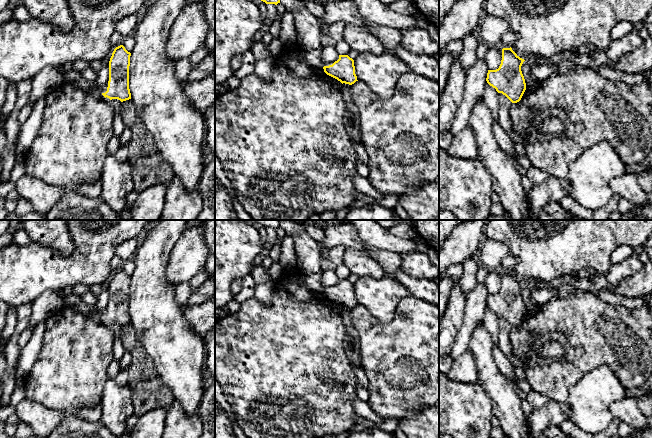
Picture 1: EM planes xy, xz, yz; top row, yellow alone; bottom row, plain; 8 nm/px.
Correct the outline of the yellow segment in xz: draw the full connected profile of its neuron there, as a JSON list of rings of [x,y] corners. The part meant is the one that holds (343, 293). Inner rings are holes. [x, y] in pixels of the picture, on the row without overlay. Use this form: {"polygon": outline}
{"polygon": [[[339,279],[339,283],[332,289],[324,290],[324,296],[340,305],[342,308],[354,308],[357,304],[354,284],[348,279]]]}

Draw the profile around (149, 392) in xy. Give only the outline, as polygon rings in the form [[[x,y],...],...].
[[[131,323],[121,326],[120,337],[124,349],[132,355],[129,387],[133,415],[141,417],[156,408],[167,411],[174,402],[173,394],[160,379],[152,358],[136,338]]]

